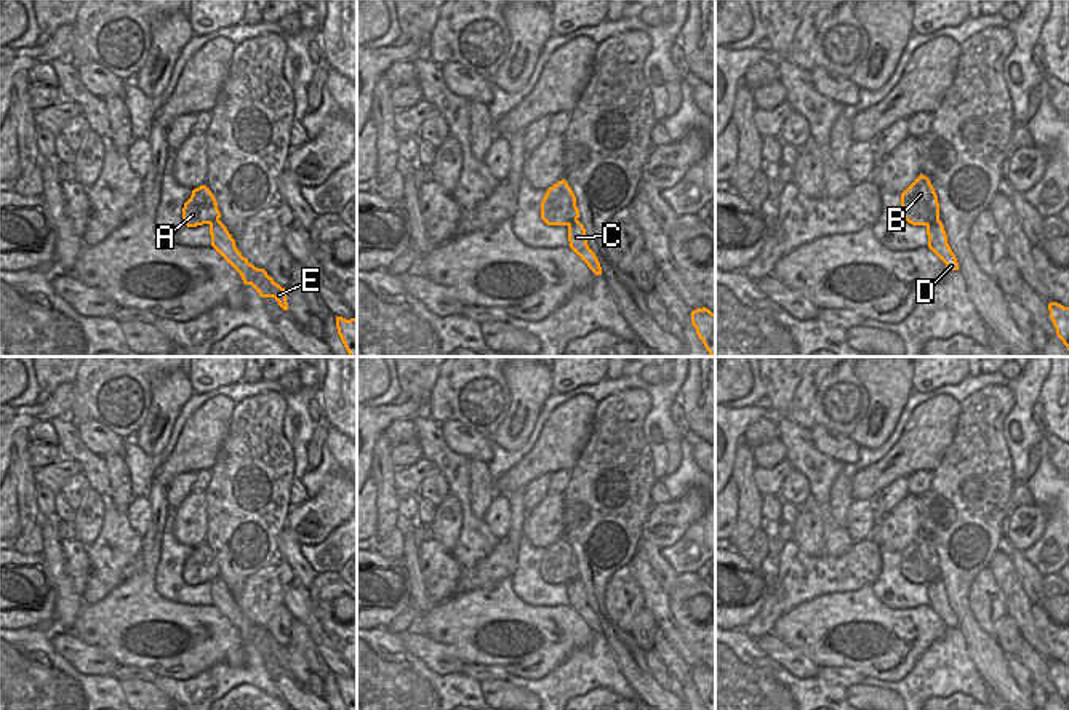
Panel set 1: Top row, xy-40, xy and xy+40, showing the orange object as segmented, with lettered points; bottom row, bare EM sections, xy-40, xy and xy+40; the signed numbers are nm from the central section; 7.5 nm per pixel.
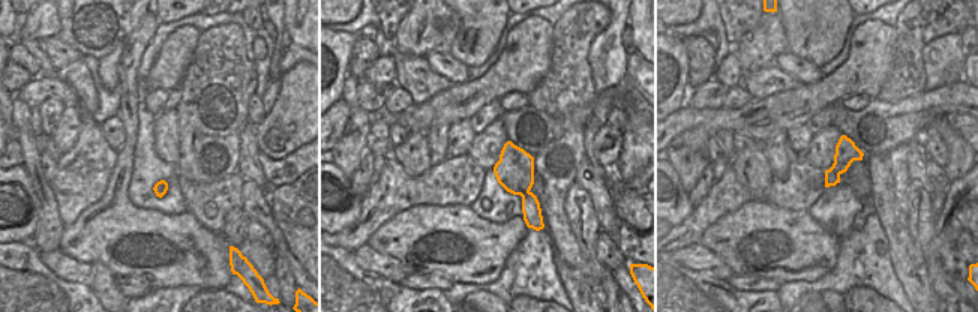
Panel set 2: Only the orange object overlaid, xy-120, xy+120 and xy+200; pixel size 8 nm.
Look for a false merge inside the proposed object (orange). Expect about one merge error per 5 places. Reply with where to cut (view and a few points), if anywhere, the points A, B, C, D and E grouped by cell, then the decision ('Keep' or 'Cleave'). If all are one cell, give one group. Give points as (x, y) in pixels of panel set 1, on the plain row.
Split along xy+40 (938, 578), (927, 584). Groups: A B / C D E. Cleave

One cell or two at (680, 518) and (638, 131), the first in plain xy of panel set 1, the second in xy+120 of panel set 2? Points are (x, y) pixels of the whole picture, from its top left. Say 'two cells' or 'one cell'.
two cells

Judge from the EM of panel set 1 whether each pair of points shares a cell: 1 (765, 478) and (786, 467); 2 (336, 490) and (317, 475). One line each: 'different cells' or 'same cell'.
1: same cell
2: different cells

